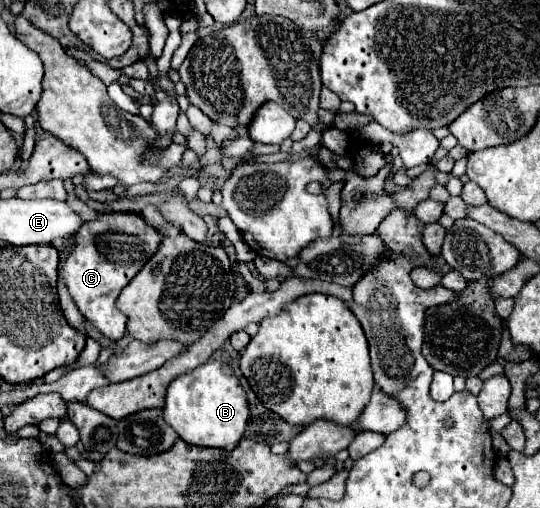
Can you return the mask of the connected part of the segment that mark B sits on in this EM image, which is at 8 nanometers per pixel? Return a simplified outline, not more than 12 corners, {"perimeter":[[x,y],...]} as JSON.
{"perimeter":[[232,368],[170,382],[164,420],[186,444],[236,448],[250,416]]}

